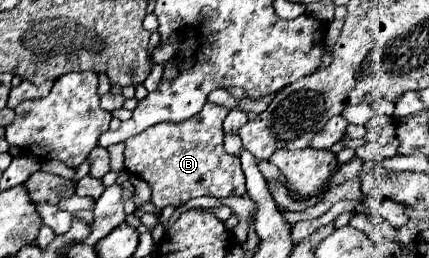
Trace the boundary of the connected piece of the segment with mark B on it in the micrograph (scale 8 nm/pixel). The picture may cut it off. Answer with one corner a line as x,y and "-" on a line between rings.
206,101
196,117
180,123
158,123
134,137
124,141
124,167
130,175
144,179
152,189
152,205
164,209
168,205
182,207
190,199
200,195
212,197
242,197
246,195
244,173
240,169
240,159
224,151
222,121
228,109

